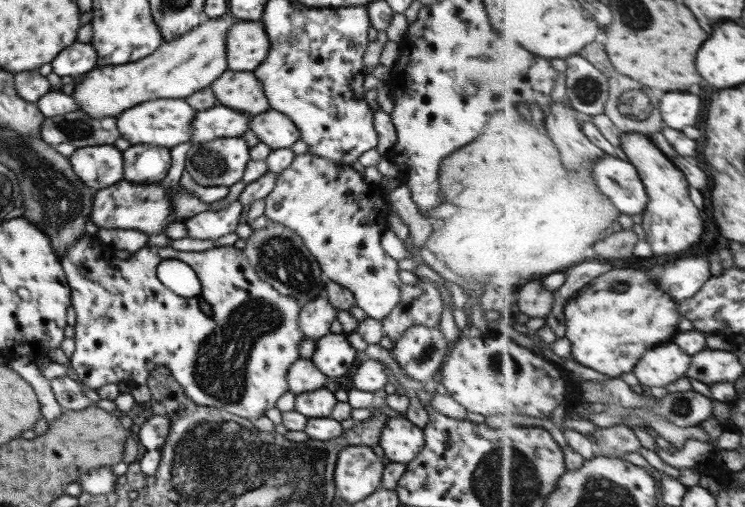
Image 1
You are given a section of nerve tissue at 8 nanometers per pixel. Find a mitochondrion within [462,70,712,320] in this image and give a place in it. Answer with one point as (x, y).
(627, 105)

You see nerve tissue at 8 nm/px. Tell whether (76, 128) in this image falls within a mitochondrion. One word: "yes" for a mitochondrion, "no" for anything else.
yes

